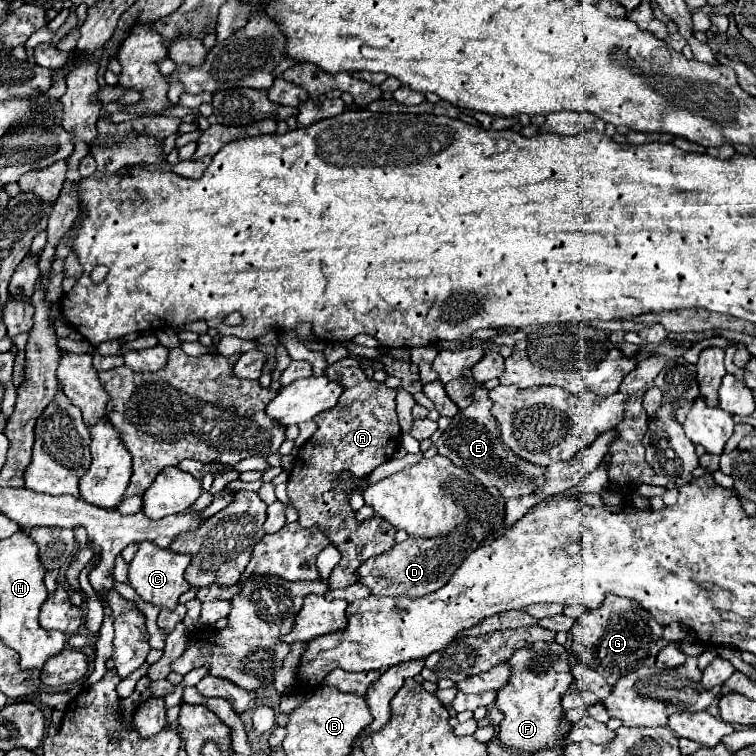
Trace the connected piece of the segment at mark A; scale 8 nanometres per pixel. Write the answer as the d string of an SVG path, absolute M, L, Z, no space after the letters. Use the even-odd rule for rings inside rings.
M344 357L344 359L328 365L326 375L330 379L342 383L344 393L334 409L328 409L328 411L314 417L314 421L318 423L318 431L306 441L306 445L300 447L300 453L294 461L294 469L292 469L290 479L288 479L288 495L292 499L294 509L298 511L298 523L306 529L310 529L310 527L322 529L326 533L326 537L330 539L330 543L342 555L340 563L332 569L330 577L326 579L328 591L330 591L330 589L342 589L346 585L358 582L358 567L364 561L368 561L370 557L386 553L394 545L394 533L396 533L396 529L388 521L382 521L380 517L372 517L372 519L364 521L362 525L358 525L354 519L354 511L350 509L350 501L348 501L350 495L348 493L334 493L332 483L334 483L334 479L338 479L338 473L342 473L342 471L350 471L350 473L354 473L354 477L366 477L378 465L392 459L392 453L400 447L400 433L402 431L400 431L398 417L396 417L396 401L394 401L396 389L388 389L384 383L368 379L364 375L364 369L360 367L360 361L356 361L352 357Z

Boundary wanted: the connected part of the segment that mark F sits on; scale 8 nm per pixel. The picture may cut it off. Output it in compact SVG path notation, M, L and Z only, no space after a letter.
M538 643L532 649L518 649L510 659L512 677L510 683L498 691L496 707L504 713L500 723L498 739L512 747L516 753L534 753L540 749L564 747L568 743L570 723L564 717L560 705L562 695L572 683L572 673L568 667L568 653L558 643Z

